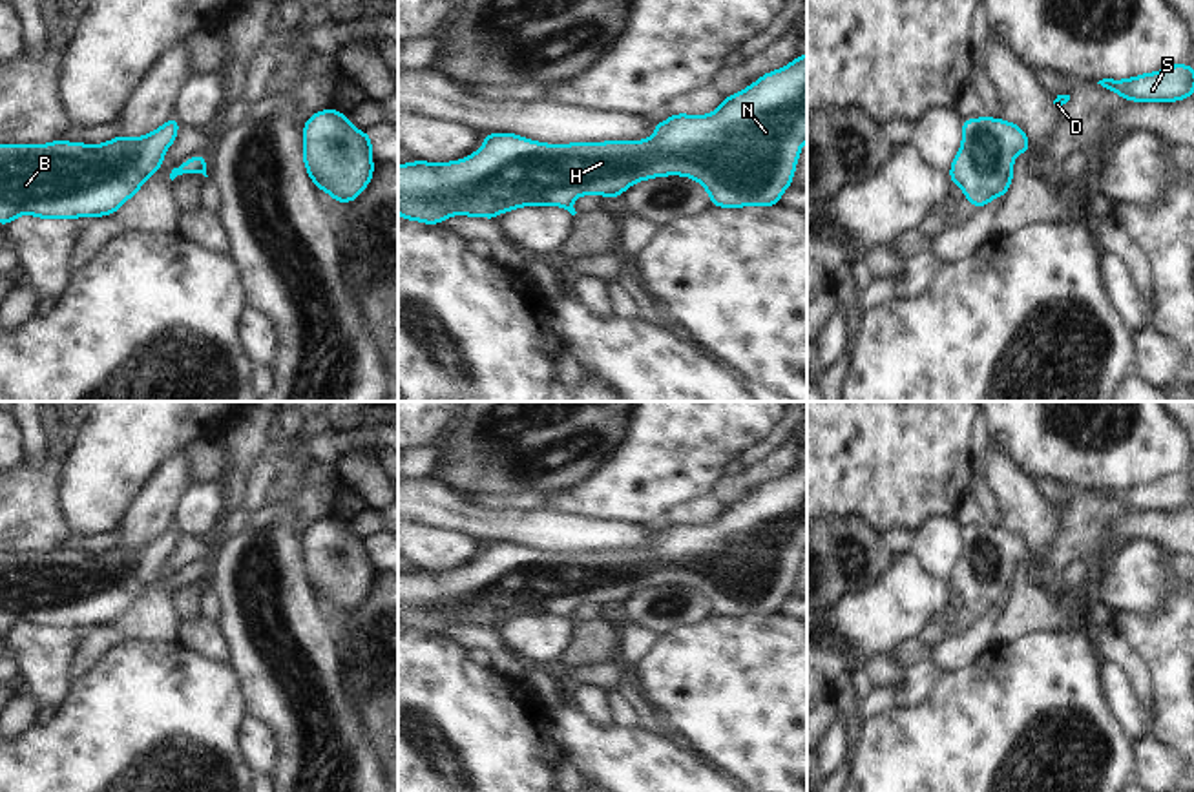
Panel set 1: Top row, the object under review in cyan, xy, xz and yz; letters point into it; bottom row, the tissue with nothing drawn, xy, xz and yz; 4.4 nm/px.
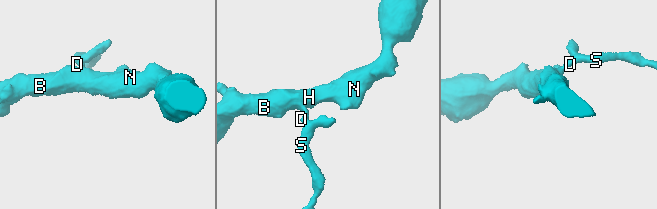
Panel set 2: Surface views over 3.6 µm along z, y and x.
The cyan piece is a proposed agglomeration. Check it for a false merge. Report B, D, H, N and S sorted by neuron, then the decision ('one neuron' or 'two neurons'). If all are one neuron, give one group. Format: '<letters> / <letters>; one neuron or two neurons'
B D H N S; one neuron

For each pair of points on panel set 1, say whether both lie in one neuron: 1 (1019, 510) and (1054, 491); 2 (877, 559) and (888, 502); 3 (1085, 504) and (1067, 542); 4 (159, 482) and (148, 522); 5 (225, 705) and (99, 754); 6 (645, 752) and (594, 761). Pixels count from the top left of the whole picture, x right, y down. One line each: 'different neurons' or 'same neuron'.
1: different neurons
2: different neurons
3: same neuron
4: same neuron
5: same neuron
6: same neuron

